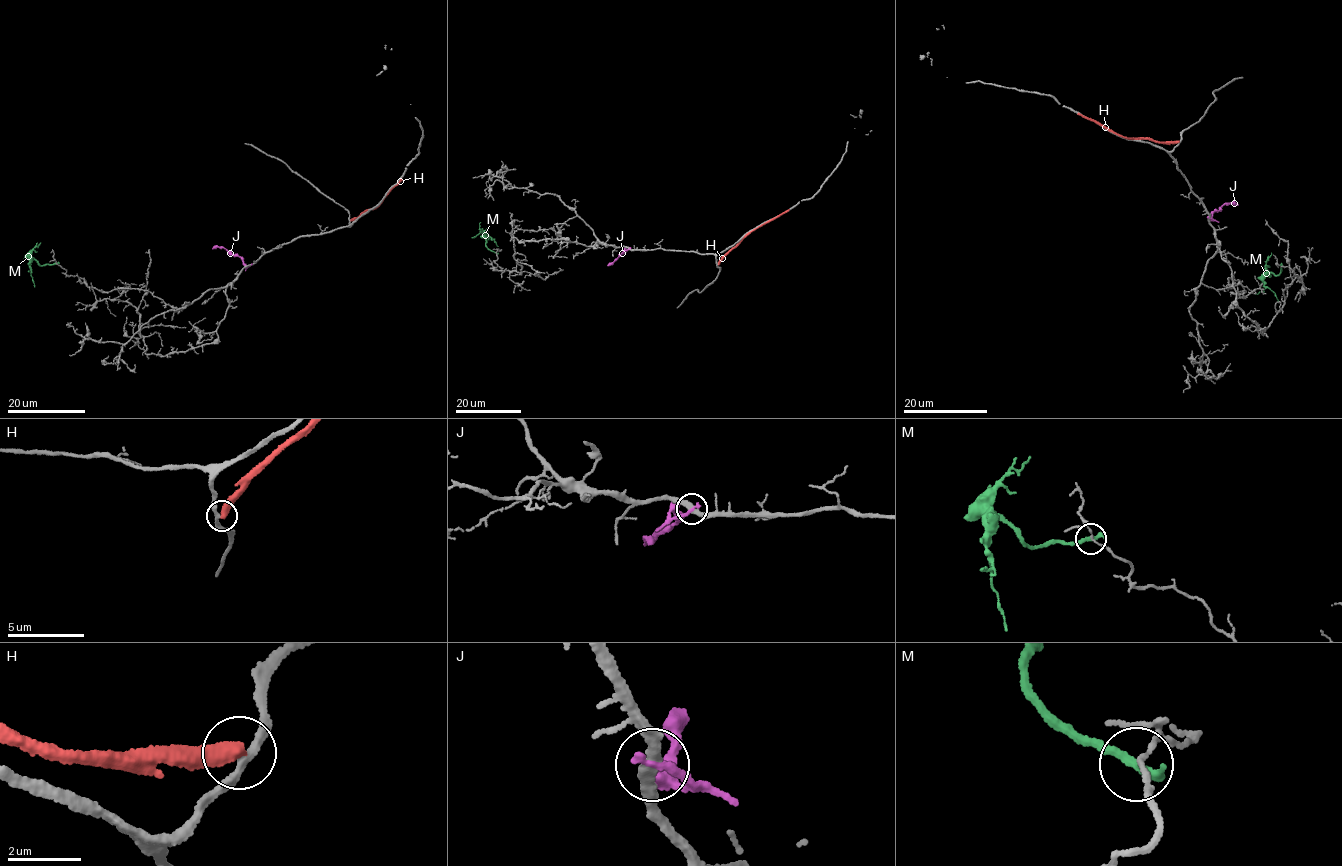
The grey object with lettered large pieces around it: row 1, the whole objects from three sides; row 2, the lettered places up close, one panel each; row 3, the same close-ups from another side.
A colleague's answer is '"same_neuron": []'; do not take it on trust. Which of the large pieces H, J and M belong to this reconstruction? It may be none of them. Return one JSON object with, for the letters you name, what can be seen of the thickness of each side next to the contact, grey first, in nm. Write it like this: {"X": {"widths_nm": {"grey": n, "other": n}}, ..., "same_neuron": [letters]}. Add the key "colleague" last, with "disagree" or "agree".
{"same_neuron": [], "colleague": "agree"}

